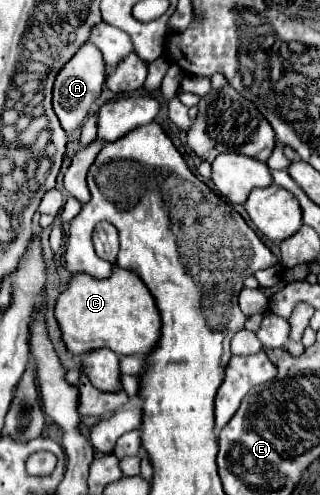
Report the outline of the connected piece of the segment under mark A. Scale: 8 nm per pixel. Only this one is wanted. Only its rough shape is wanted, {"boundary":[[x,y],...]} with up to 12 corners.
{"boundary":[[85,43],[59,71],[53,109],[67,133],[85,121],[105,81],[103,55]]}

